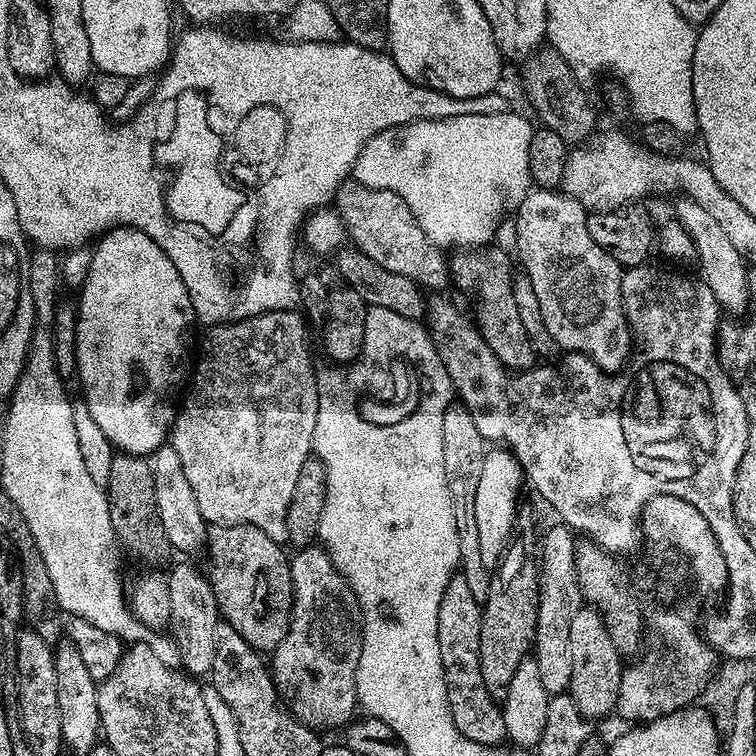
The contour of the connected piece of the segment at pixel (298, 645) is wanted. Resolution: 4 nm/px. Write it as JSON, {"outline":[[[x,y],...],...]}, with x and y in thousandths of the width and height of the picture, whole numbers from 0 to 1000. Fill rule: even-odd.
{"outline":[[[426,722],[398,725],[385,737],[386,821],[378,844],[357,868],[366,906],[386,914],[385,940],[410,963],[454,964],[472,940],[471,888],[479,865],[481,823],[466,776]]]}

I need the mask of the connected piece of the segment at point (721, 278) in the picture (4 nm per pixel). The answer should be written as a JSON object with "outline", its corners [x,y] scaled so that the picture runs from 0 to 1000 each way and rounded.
{"outline":[[[909,262],[896,263],[894,286],[897,295],[913,310],[913,315],[921,327],[919,348],[926,349],[925,364],[931,374],[944,384],[944,394],[952,402],[959,414],[989,411],[989,362],[991,351],[981,336],[966,320],[963,311],[955,306],[955,299],[930,272],[923,272],[921,265]]]}

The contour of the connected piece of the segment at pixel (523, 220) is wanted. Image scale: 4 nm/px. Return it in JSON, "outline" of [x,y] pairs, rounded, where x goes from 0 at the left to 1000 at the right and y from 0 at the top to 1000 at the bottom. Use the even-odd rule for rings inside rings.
{"outline":[[[709,249],[700,253],[698,257],[700,259],[689,267],[688,276],[683,280],[683,333],[688,337],[689,347],[693,348],[692,358],[701,368],[701,378],[706,378],[706,390],[712,394],[712,405],[717,405],[717,421],[722,426],[722,437],[728,437],[728,442],[735,448],[735,454],[742,462],[751,466],[767,466],[772,471],[780,472],[799,492],[819,493],[833,471],[833,435],[831,423],[825,418],[825,401],[820,398],[823,352],[807,335],[796,331],[796,325],[791,325],[791,320],[786,320],[786,315],[780,315],[778,308],[779,282],[758,259],[749,259],[745,253],[729,249]]]}

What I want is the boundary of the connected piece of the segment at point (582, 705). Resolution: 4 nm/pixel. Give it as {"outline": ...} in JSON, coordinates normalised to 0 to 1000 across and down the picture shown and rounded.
{"outline":[[[769,802],[754,823],[754,872],[751,915],[759,934],[765,934],[769,944],[783,955],[788,955],[792,947],[808,948],[815,940],[817,902],[823,902],[827,880],[812,849],[807,849],[802,823],[782,802]]]}

